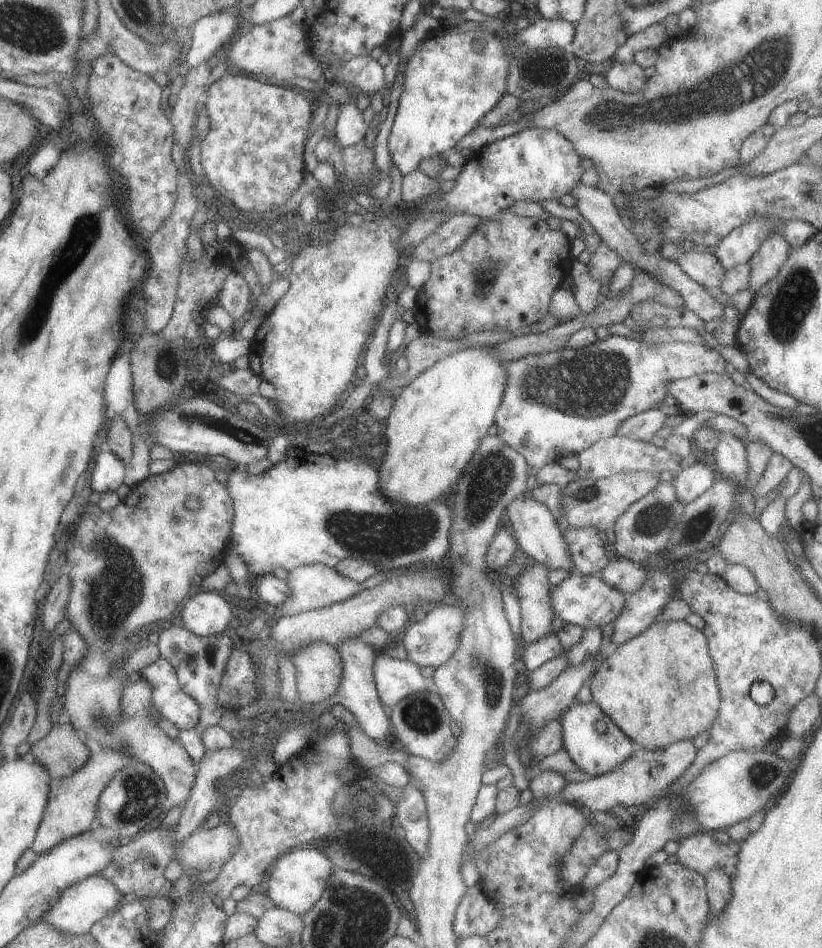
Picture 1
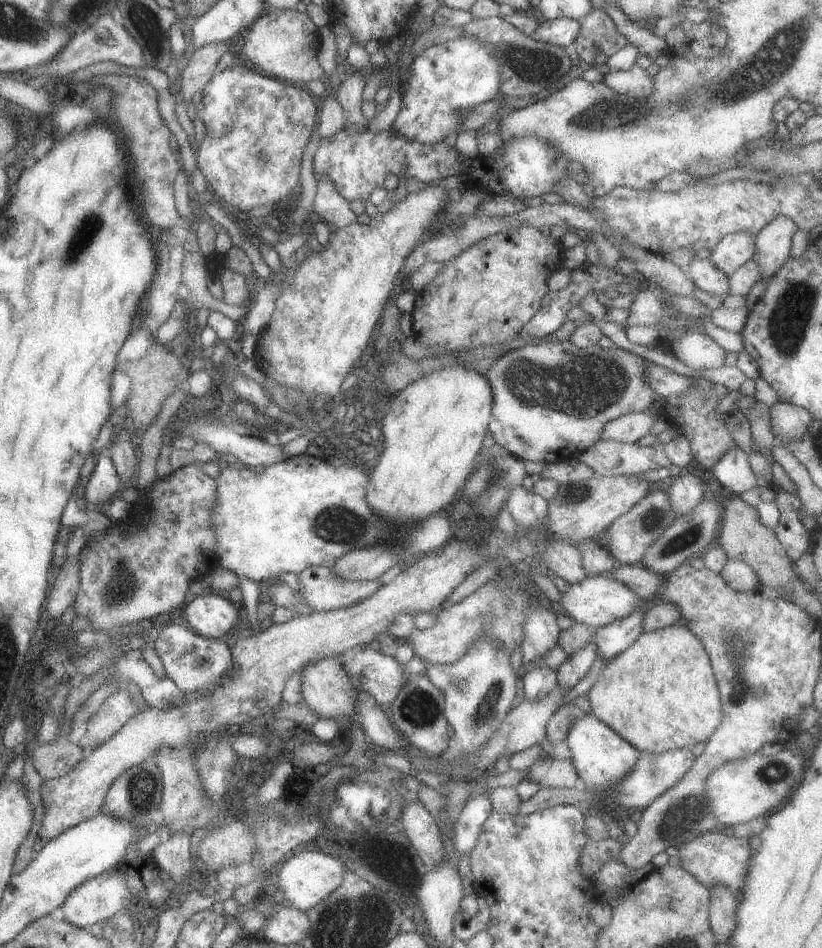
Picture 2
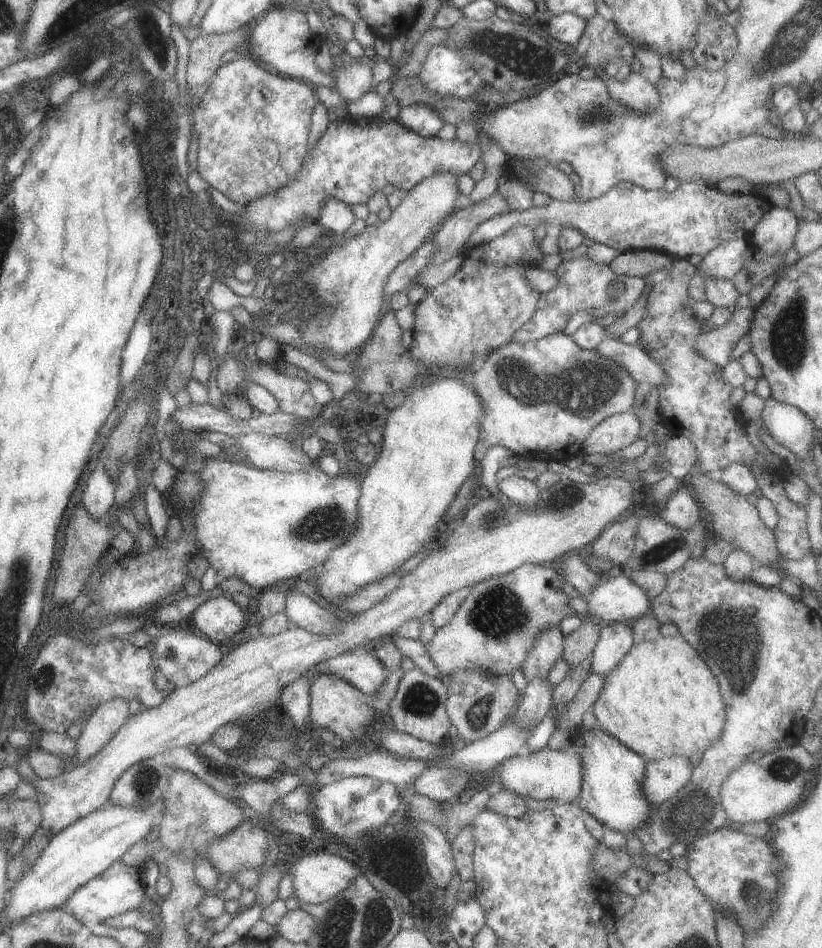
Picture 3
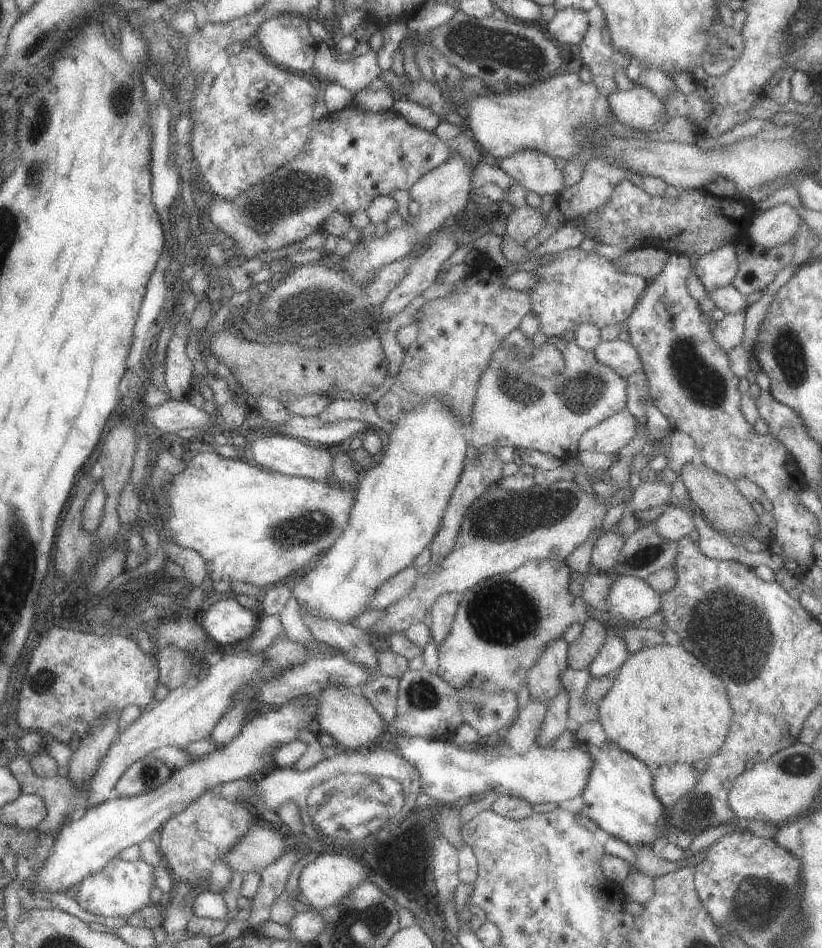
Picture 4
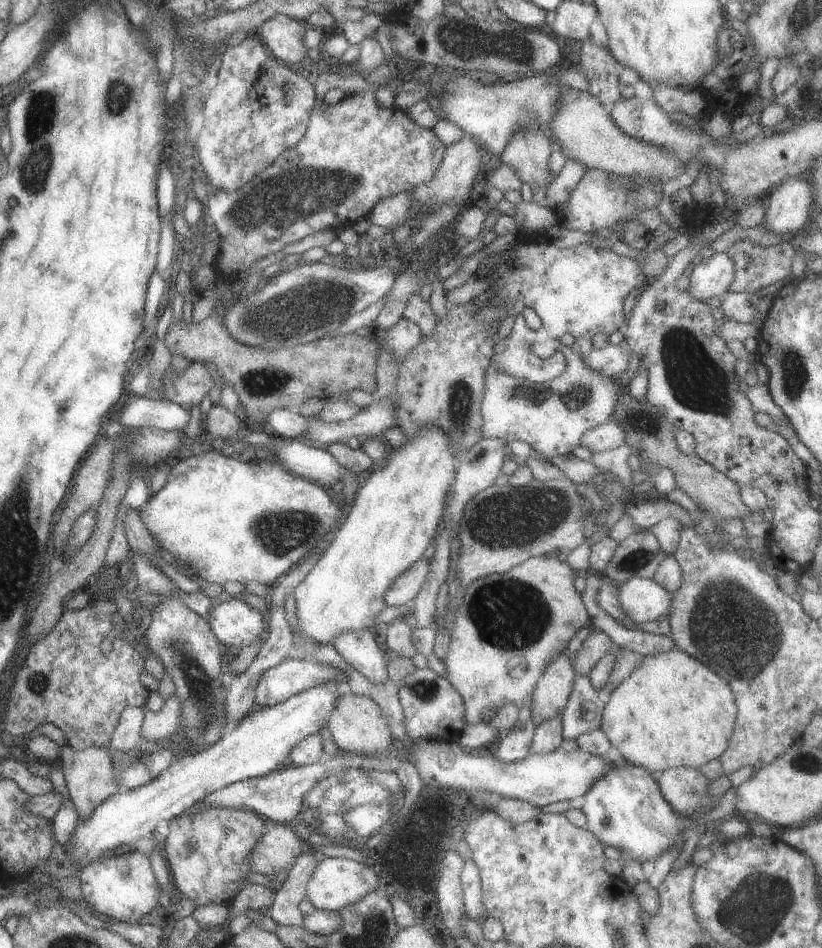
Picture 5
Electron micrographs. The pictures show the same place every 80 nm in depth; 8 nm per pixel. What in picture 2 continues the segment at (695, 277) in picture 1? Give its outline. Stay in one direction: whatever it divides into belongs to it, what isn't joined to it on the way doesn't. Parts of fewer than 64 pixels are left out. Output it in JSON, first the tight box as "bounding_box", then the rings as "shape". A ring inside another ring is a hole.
{"bounding_box":[685,258,730,301],"shape":[[[708,258],[703,260],[691,259],[686,266],[685,273],[693,285],[701,290],[705,290],[711,296],[717,296],[717,298],[724,301],[730,295],[727,276],[718,271],[708,261]]]}

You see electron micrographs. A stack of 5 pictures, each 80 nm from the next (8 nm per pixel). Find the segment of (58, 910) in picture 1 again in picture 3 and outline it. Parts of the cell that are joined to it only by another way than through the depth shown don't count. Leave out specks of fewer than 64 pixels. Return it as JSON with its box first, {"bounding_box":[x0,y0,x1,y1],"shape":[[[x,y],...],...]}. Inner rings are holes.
{"bounding_box":[64,860,145,926],"shape":[[[120,860],[113,861],[103,872],[89,879],[85,884],[77,887],[65,900],[64,911],[74,916],[79,922],[89,926],[99,923],[106,918],[138,909],[145,898],[145,882],[143,880],[145,868],[130,867]]]}

